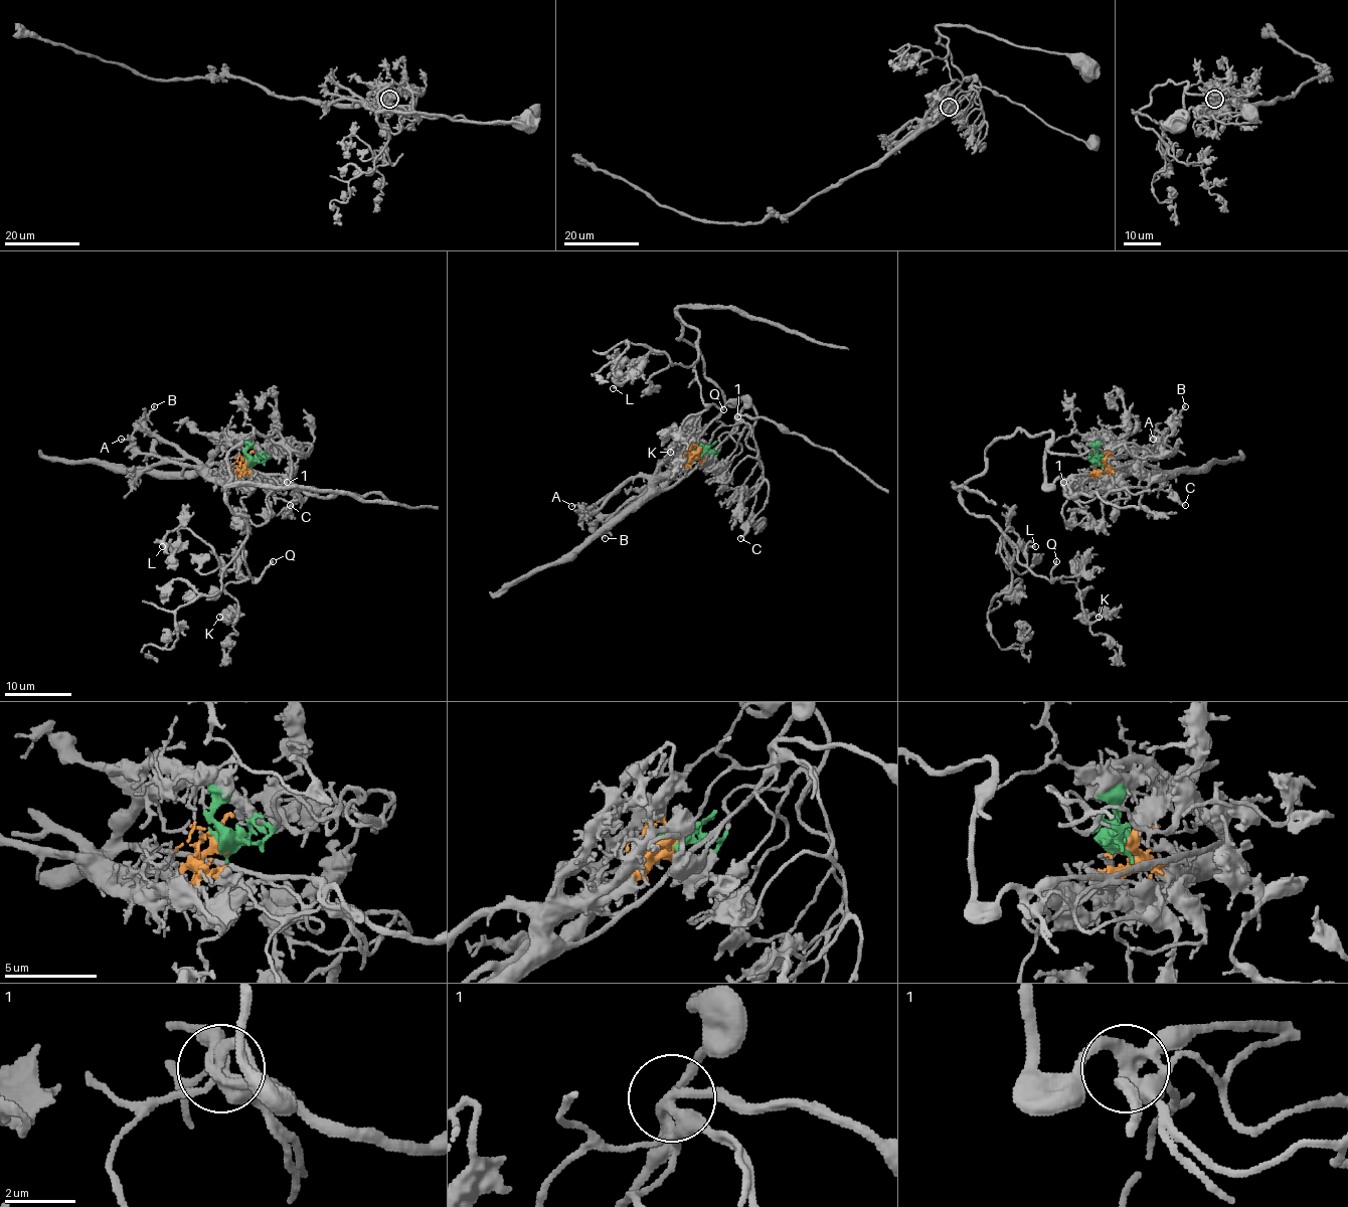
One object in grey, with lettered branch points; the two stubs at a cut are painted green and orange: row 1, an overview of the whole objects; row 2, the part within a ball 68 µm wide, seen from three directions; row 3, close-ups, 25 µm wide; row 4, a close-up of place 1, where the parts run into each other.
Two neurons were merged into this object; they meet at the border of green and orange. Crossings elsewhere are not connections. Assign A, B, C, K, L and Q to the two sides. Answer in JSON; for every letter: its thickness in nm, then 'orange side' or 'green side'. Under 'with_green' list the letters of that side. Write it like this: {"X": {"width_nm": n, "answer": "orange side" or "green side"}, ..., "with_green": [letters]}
{"A": {"width_nm": 80, "answer": "orange side"}, "B": {"width_nm": 160, "answer": "orange side"}, "C": {"width_nm": 190, "answer": "green side"}, "K": {"width_nm": 170, "answer": "green side"}, "L": {"width_nm": 180, "answer": "green side"}, "Q": {"width_nm": 200, "answer": "green side"}, "with_green": ["C", "K", "L", "Q"]}

